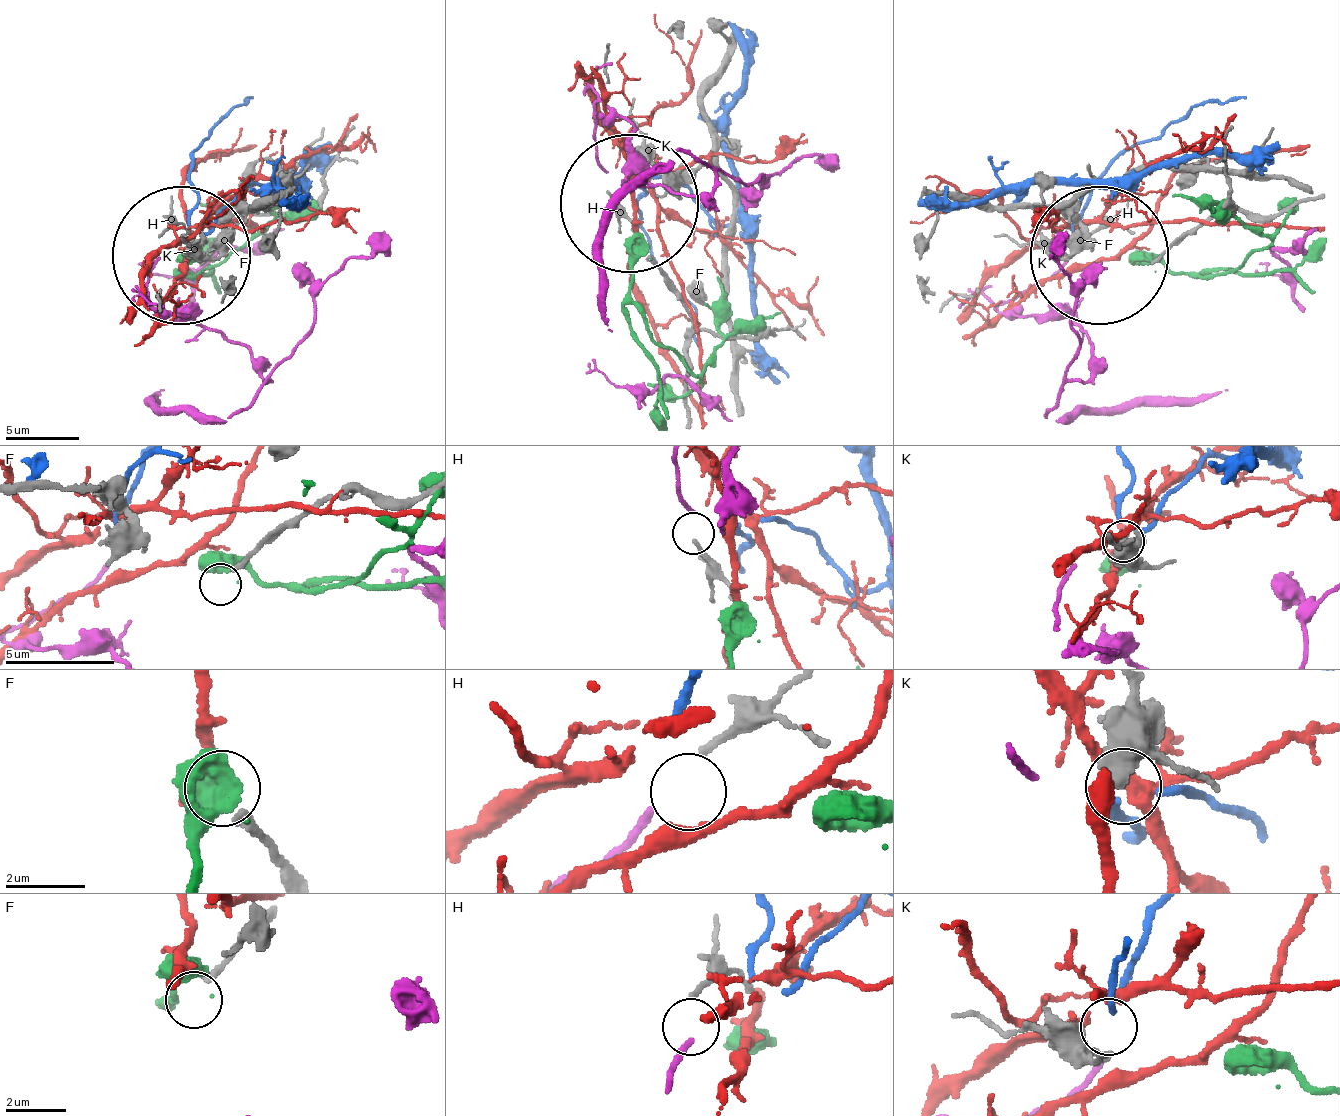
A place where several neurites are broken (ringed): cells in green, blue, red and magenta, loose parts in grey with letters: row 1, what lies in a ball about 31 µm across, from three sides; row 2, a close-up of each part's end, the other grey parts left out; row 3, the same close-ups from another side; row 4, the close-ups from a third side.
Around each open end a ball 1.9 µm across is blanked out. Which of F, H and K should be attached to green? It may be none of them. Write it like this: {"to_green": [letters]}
{"to_green": []}

